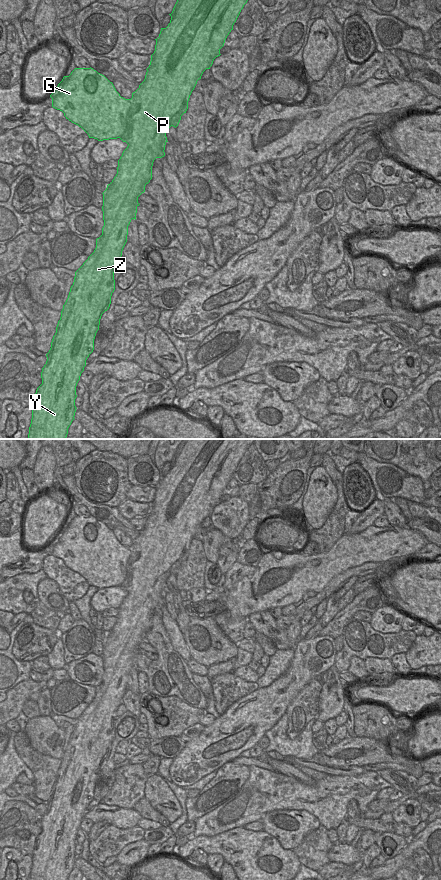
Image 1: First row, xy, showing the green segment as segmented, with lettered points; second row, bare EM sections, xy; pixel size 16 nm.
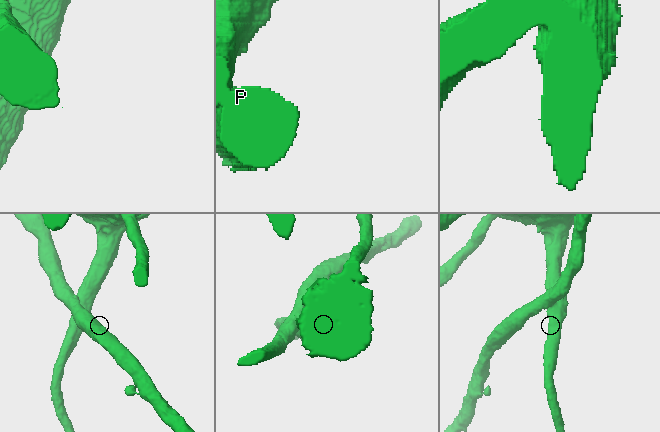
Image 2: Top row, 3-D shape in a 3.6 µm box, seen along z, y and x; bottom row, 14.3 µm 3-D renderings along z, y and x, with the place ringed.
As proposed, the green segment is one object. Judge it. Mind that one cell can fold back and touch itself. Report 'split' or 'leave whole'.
split

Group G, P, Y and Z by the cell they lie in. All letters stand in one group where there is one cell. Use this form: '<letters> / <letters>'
G / P Y Z

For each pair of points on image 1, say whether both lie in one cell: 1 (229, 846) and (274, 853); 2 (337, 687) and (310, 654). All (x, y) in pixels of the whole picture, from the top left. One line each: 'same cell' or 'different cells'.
1: same cell
2: different cells

